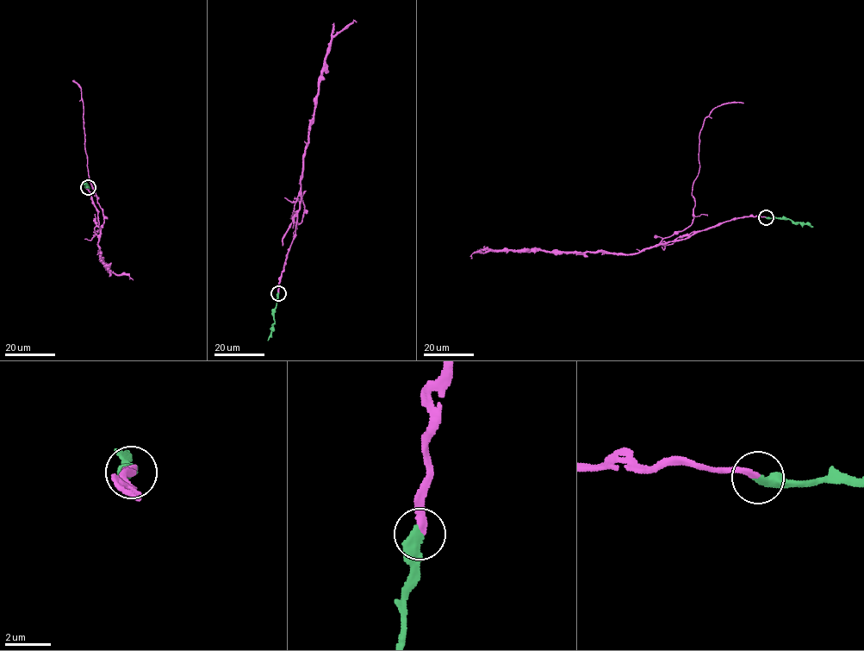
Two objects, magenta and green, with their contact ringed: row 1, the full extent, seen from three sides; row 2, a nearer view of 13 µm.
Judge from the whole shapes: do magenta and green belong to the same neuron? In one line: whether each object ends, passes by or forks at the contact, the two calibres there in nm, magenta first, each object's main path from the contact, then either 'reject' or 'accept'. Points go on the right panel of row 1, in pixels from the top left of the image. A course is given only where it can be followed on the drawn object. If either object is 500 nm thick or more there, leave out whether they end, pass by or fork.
magenta ends | green ends | 280/440 nm | magenta via (767, 217), (744, 216), (695, 231), (682, 239), (655, 244), (629, 254), (490, 250), (473, 253), (470, 258) | green via (767, 217), (790, 219), (813, 226) | accept

